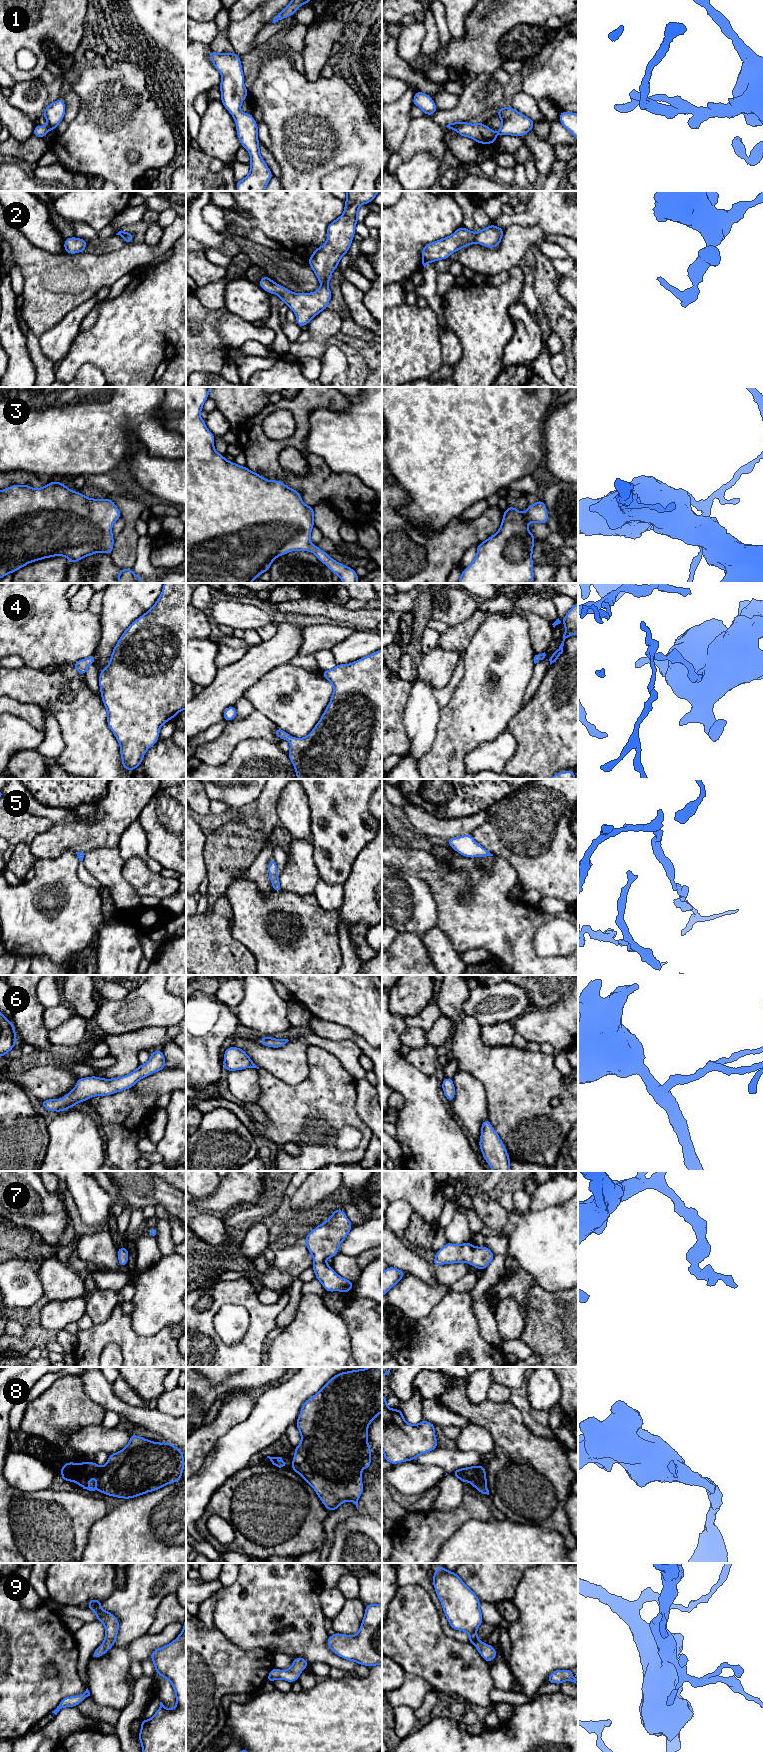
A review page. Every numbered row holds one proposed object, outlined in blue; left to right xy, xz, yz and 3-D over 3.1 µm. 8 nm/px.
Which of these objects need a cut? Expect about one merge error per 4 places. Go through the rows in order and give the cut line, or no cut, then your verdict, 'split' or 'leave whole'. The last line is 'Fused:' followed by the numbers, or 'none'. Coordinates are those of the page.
1: cut none; leave whole
2: cut none; leave whole
3: cut none; leave whole
4: cut none; leave whole
5: cut none; leave whole
6: cut none; leave whole
7: cut none; leave whole
8: cut none; leave whole
9: cut none; leave whole
Fused: none

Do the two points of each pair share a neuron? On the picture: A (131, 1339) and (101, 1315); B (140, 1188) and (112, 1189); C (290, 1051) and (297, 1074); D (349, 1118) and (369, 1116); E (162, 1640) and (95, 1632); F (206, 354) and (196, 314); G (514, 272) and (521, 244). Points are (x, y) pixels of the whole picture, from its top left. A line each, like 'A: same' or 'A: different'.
A: different
B: different
C: same
D: different
E: different
F: same
G: different

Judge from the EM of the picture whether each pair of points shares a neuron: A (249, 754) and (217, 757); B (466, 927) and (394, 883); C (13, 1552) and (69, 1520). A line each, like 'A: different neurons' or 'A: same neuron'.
A: different neurons
B: different neurons
C: same neuron

